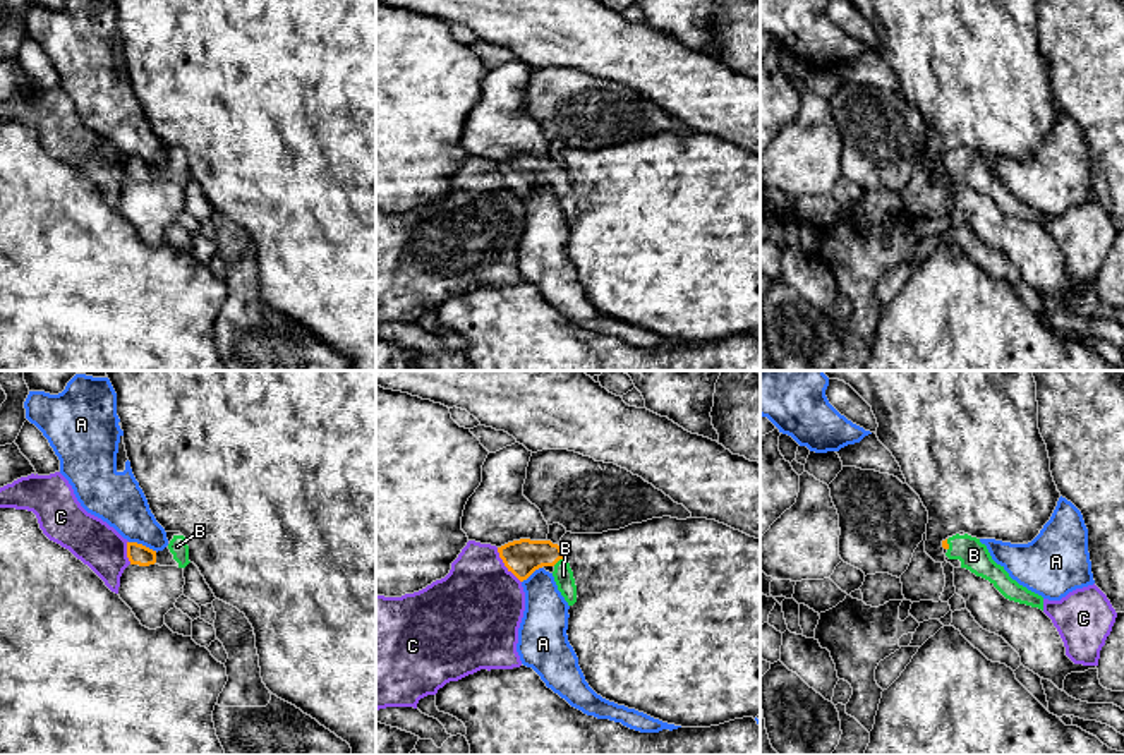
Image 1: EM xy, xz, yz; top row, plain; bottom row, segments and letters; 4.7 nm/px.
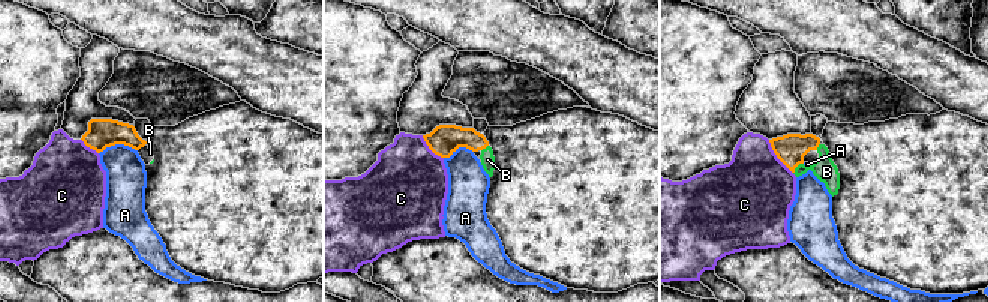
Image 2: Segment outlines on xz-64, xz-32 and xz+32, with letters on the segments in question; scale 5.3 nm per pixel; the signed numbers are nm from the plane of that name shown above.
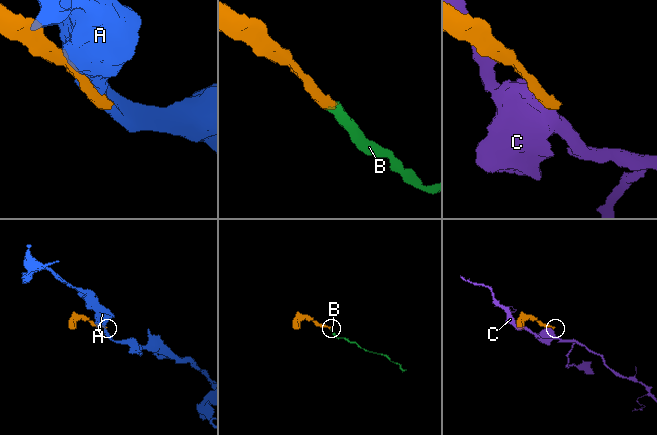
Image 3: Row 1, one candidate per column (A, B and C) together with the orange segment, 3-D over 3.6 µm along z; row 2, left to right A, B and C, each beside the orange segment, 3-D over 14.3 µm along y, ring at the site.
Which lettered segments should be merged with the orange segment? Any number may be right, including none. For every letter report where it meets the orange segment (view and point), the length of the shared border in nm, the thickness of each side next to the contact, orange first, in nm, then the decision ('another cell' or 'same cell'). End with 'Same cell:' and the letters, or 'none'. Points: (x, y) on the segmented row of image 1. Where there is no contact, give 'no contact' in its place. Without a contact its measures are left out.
A: xy (141, 544) | 140 nm | 100/240 nm | another cell
B: xz (558, 560) | 70 nm | 170/90 nm | same cell
C: xz (505, 565) | 200 nm | 170/420 nm | another cell
Same cell: B

